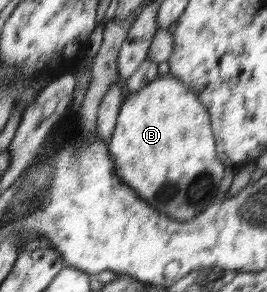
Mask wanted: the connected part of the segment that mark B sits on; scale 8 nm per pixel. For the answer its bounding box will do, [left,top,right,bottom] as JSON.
[107,74,225,222]

